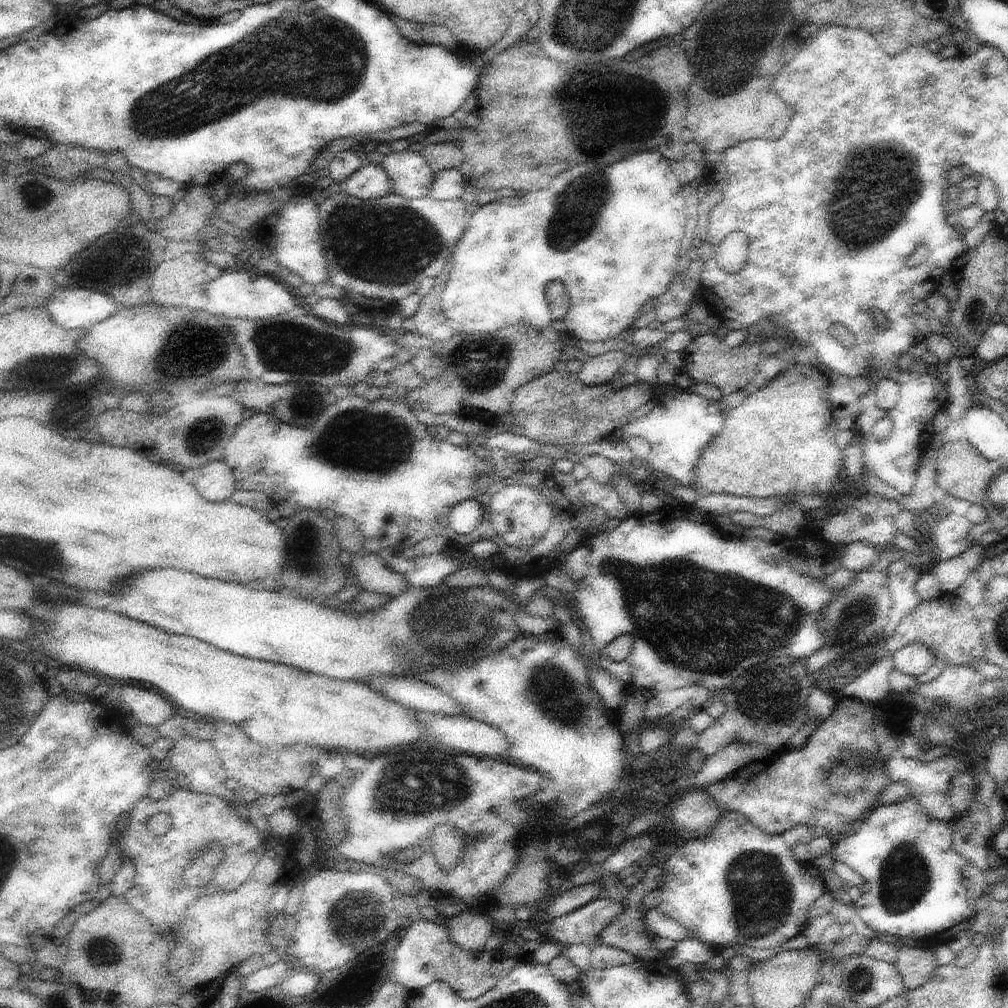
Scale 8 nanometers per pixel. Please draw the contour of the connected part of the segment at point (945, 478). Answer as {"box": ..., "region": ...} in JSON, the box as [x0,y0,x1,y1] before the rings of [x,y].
{"box":[937,439,992,505],"region":[[[968,439],[946,442],[937,452],[937,486],[942,494],[986,505],[992,477],[989,460]]]}

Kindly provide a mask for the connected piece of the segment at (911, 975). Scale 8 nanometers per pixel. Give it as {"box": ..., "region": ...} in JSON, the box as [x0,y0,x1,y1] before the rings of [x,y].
{"box":[895,943,938,990],"region":[[[901,943],[898,944],[898,952],[895,967],[902,977],[906,990],[914,990],[927,983],[938,968],[933,947],[922,949]]]}

